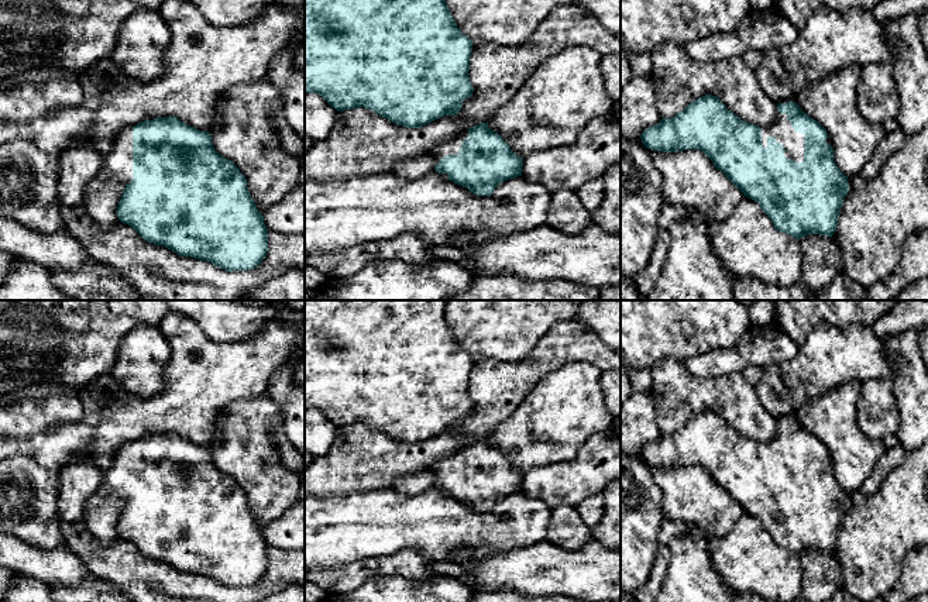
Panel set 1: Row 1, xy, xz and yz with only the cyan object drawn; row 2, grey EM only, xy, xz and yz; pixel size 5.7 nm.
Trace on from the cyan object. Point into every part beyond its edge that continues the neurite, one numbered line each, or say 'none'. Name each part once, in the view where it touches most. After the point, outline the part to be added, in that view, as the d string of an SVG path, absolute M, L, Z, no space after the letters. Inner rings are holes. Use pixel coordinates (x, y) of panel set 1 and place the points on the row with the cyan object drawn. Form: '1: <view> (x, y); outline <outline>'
1: yz (782, 130); outline M777 110L777 117L774 123L769 127L760 127L763 147L767 147L767 138L774 137L780 142L786 152L787 159L794 159L795 162L804 161L804 134L795 133L791 123L787 120L787 114L781 114Z

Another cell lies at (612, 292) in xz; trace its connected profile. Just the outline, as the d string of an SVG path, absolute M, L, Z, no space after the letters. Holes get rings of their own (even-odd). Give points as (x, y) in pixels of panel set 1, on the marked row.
M621 283L601 288L598 300L621 300Z

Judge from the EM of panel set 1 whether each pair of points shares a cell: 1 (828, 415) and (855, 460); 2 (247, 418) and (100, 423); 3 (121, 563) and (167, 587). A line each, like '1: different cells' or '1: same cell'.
1: same cell
2: different cells
3: same cell

